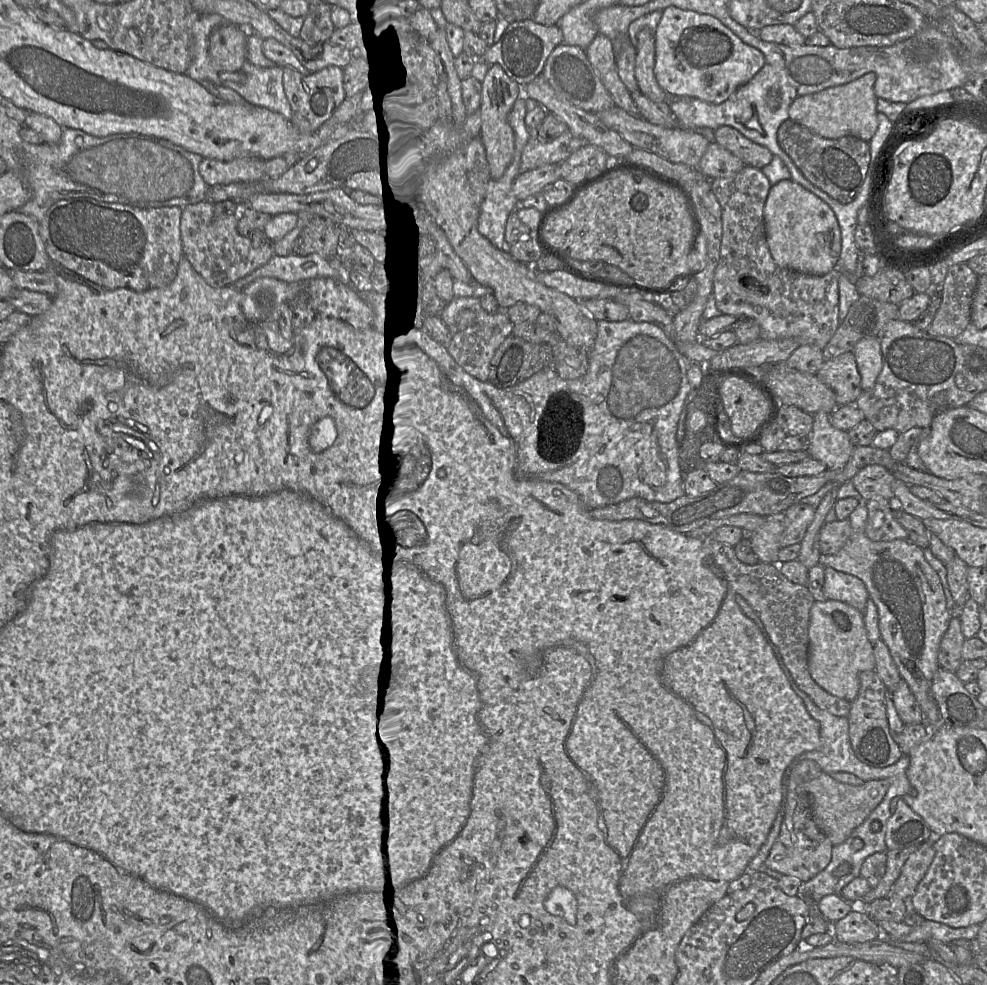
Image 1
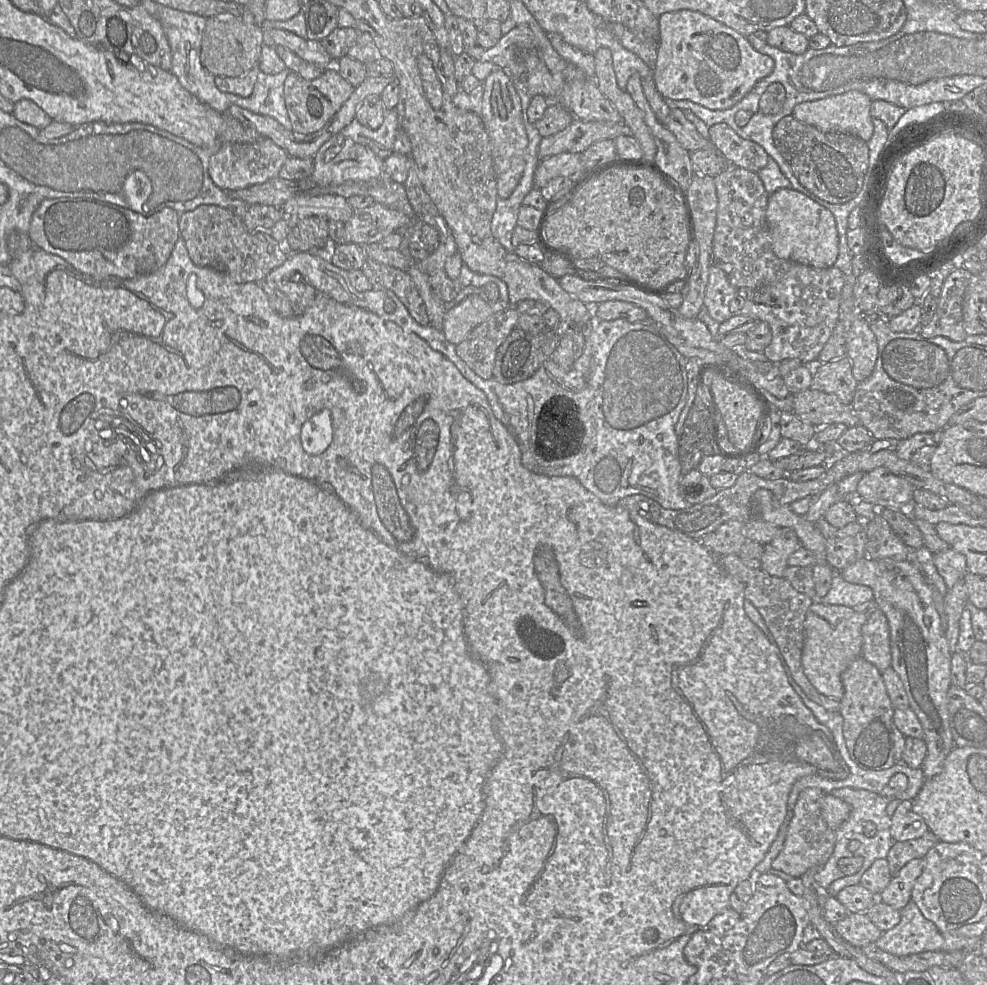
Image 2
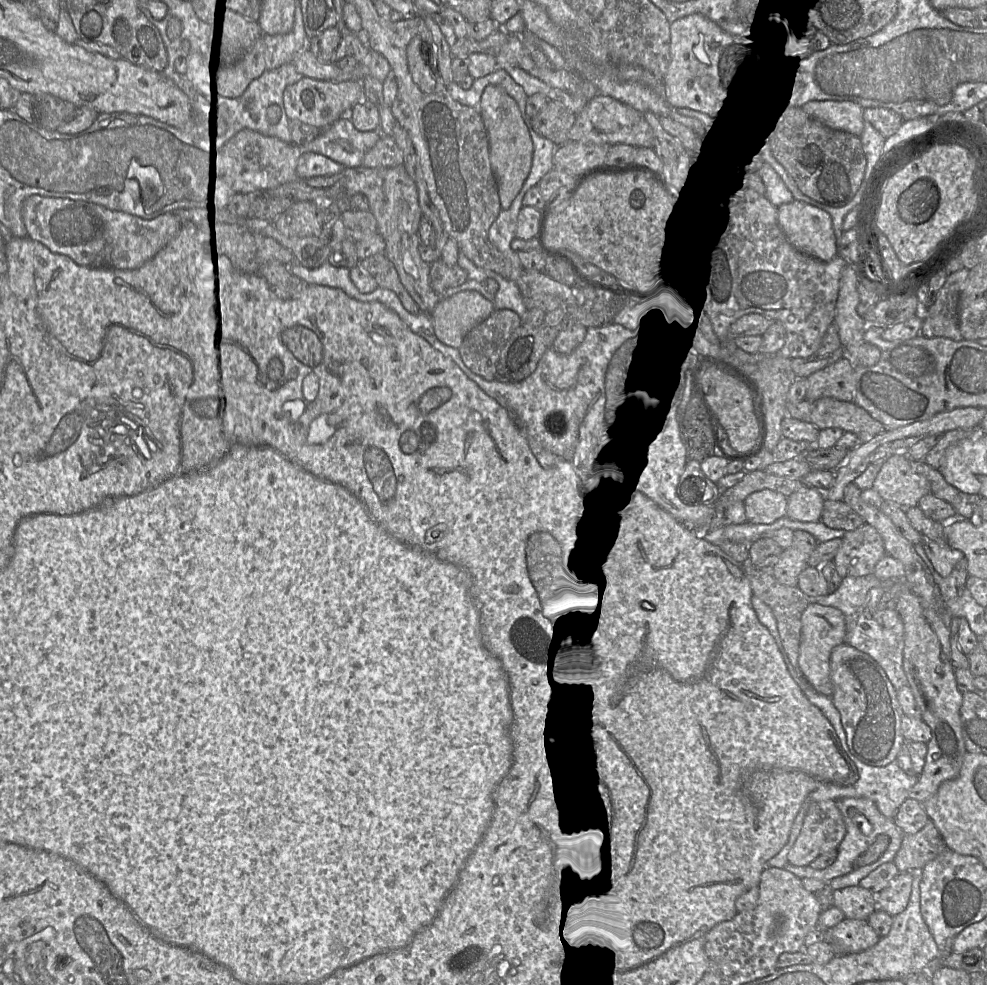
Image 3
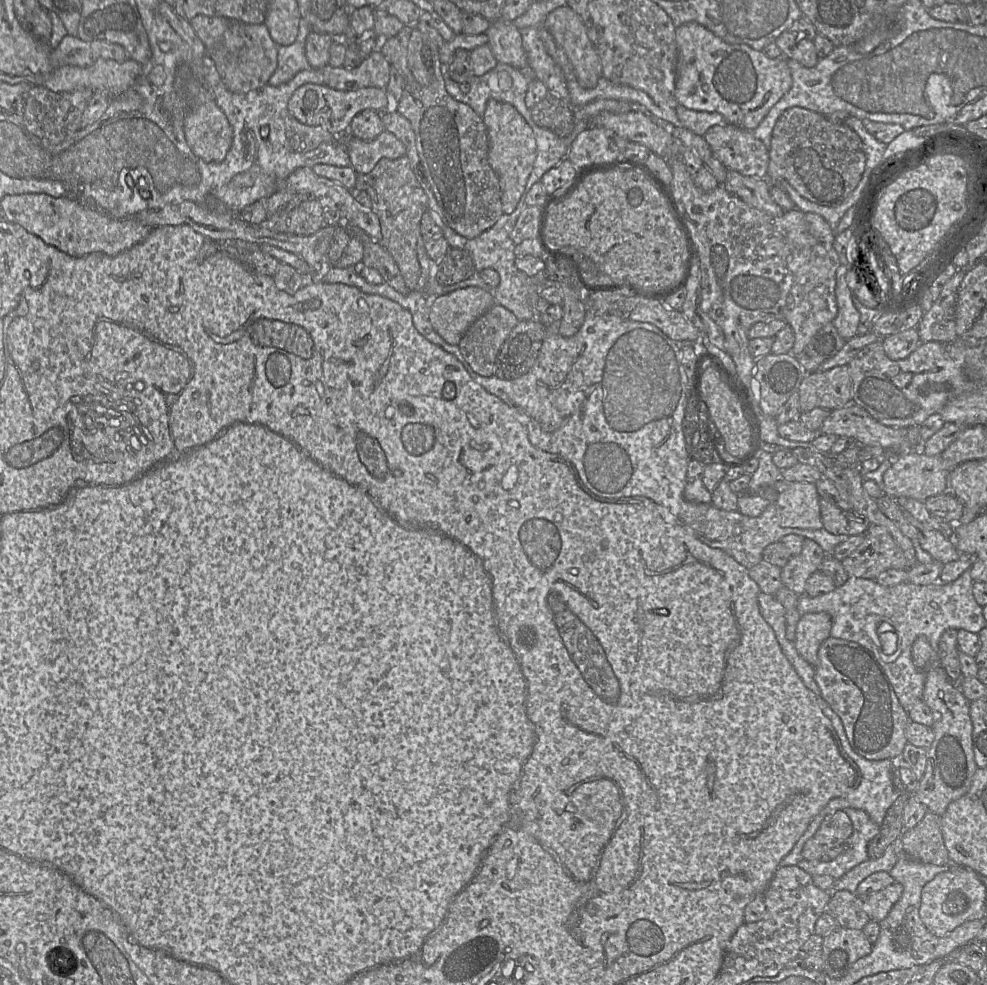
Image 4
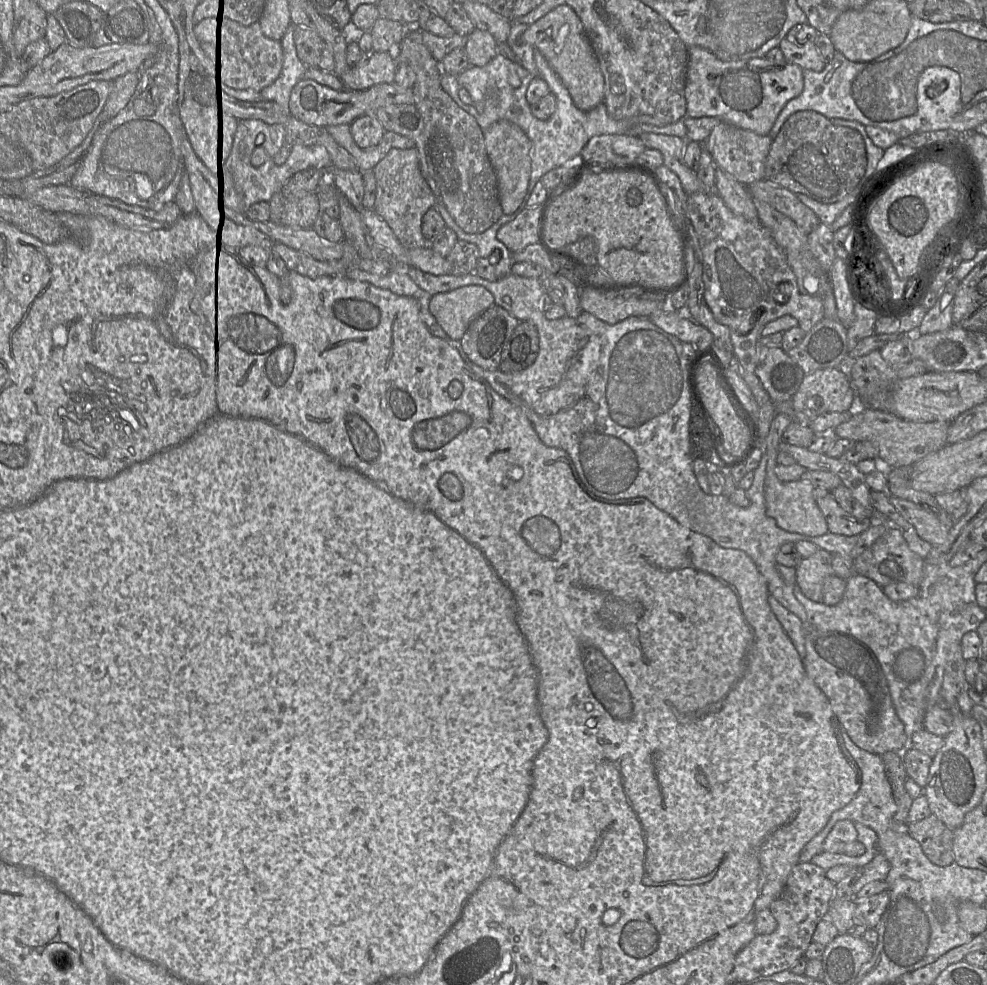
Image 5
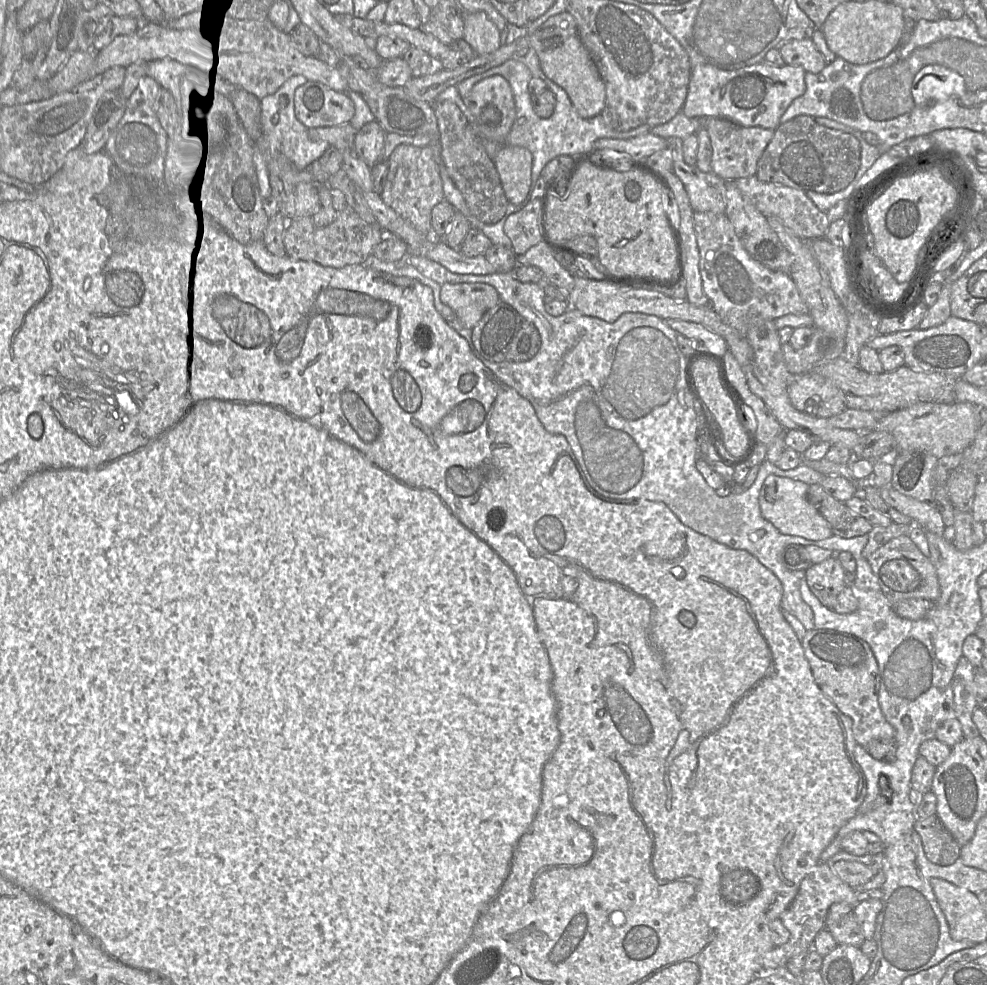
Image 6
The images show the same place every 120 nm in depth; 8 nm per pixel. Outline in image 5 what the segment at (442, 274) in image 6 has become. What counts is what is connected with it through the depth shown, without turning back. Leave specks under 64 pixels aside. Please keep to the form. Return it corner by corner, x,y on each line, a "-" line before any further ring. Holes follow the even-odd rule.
405,267
410,278
423,290
431,295
448,292
461,286
479,285
476,273
466,275
433,275
415,267

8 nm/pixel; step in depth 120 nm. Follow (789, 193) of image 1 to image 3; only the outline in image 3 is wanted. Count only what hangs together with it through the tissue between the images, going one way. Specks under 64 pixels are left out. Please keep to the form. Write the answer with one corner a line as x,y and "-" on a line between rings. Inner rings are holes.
794,200
777,207
778,224
800,252
829,262
838,255
831,216
812,205

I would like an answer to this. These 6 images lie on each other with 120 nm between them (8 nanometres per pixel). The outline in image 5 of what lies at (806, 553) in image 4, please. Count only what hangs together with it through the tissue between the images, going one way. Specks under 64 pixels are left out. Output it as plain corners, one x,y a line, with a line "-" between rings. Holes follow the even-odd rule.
818,549
812,556
804,558
796,566
796,585
813,602
822,603
822,589
826,577
833,575
832,555

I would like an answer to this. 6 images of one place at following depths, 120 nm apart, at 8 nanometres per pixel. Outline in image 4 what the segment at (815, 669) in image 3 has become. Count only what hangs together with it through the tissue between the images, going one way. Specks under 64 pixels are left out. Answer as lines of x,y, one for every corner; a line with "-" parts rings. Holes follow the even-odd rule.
824,612
807,613
798,622
794,645
812,667
818,664
819,648
830,637
831,628
831,616

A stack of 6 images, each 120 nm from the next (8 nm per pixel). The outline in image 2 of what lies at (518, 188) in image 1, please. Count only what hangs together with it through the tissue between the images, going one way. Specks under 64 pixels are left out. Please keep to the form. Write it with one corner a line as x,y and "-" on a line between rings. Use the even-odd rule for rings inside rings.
561,153
539,162
534,172
534,187
541,189
556,177
572,178
581,171
580,153

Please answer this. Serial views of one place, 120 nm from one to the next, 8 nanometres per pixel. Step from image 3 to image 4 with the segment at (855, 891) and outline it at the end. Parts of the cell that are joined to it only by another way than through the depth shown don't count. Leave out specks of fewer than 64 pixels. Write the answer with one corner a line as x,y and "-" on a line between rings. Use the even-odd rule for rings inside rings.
847,890
830,894
826,910
837,920
840,927
863,930
871,920
865,911
864,899

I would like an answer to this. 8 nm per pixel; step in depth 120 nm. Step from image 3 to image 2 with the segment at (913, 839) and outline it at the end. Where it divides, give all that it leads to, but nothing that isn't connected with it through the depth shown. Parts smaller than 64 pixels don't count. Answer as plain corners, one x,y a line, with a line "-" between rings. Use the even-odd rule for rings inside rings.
930,830
918,839
895,842
887,855
891,876
894,877
909,861
923,859
938,842
939,839

